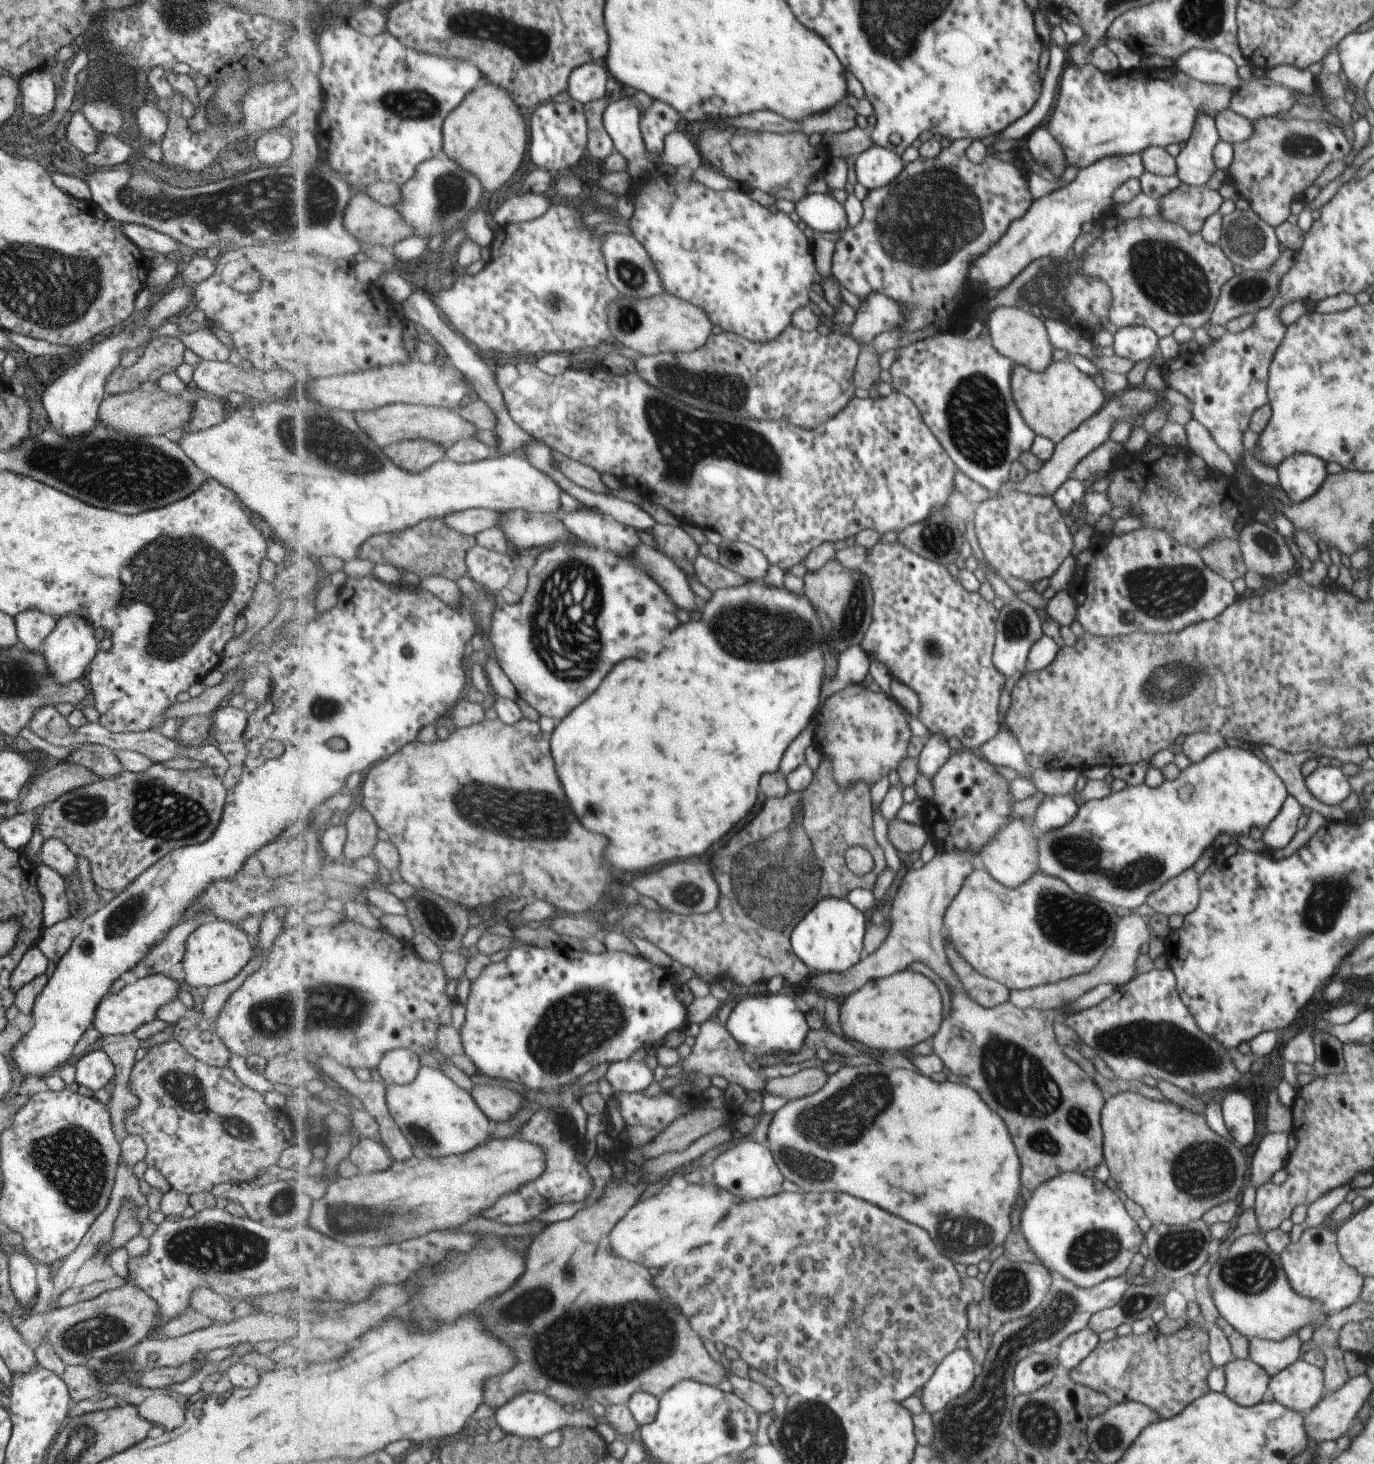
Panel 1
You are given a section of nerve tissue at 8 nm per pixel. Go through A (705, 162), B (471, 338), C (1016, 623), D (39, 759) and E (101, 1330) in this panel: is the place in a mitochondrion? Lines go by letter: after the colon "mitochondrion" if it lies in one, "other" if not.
A: other
B: other
C: mitochondrion
D: other
E: mitochondrion

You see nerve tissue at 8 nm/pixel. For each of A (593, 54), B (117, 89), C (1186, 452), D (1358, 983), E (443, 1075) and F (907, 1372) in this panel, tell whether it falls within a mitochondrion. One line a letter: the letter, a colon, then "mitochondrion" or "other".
A: other
B: other
C: other
D: other
E: other
F: other

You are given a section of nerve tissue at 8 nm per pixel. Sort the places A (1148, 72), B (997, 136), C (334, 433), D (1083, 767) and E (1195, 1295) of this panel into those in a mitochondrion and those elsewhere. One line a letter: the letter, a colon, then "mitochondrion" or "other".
A: other
B: other
C: mitochondrion
D: other
E: other

